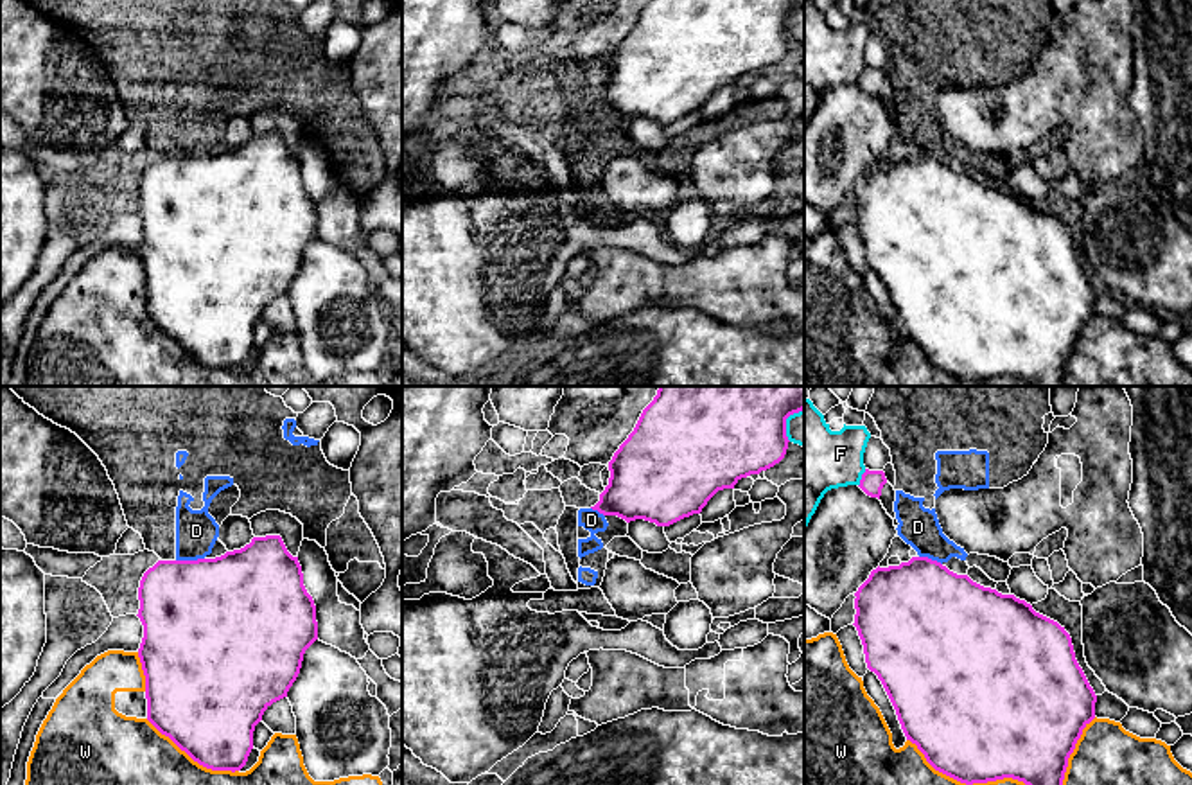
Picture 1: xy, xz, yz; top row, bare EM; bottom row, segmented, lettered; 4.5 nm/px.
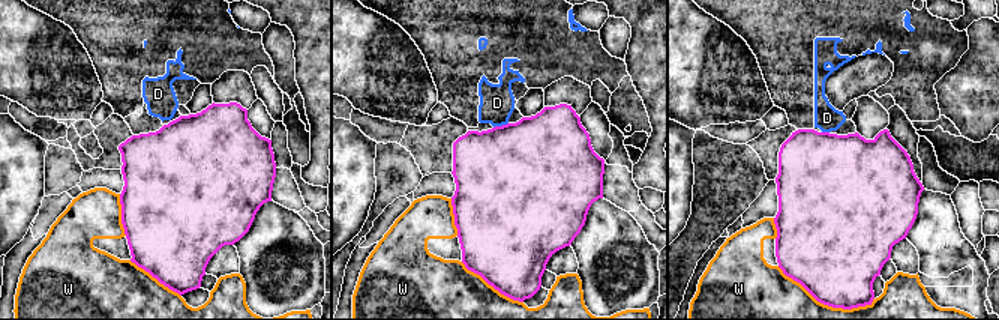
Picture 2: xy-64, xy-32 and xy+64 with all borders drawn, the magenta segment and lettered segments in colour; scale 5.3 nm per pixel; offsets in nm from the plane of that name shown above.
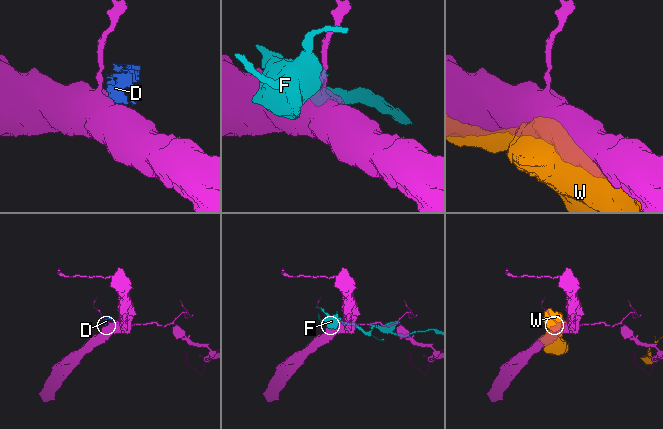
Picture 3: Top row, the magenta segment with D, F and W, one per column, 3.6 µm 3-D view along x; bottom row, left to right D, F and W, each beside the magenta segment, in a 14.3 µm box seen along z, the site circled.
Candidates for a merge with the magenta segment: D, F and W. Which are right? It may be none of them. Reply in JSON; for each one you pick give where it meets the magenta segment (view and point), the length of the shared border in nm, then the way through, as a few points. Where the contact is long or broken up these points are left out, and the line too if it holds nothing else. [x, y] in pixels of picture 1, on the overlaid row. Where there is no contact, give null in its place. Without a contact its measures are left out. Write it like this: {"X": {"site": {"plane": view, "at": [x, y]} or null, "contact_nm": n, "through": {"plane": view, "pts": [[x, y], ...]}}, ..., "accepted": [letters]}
{"accepted": []}

